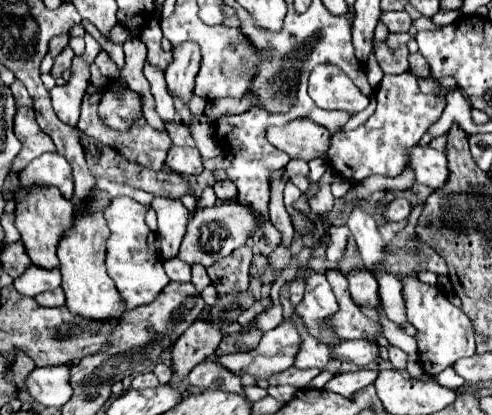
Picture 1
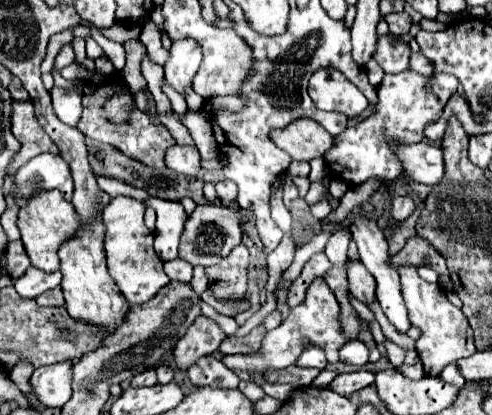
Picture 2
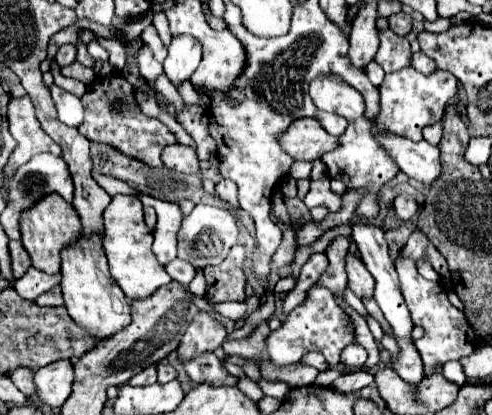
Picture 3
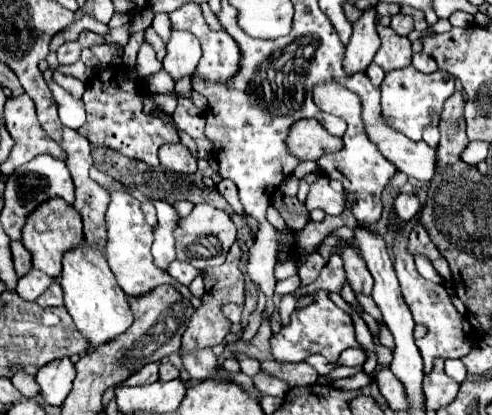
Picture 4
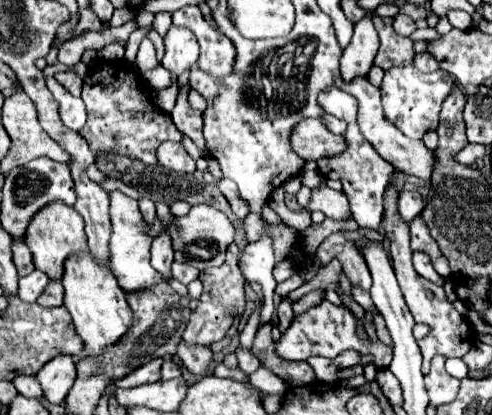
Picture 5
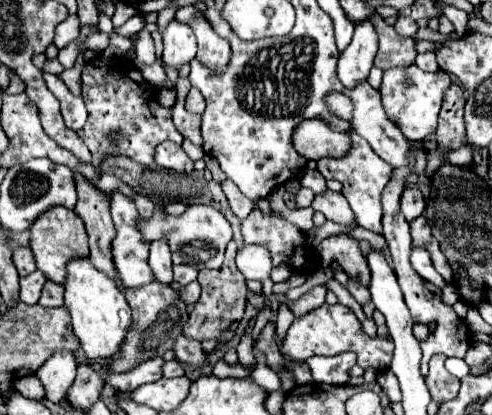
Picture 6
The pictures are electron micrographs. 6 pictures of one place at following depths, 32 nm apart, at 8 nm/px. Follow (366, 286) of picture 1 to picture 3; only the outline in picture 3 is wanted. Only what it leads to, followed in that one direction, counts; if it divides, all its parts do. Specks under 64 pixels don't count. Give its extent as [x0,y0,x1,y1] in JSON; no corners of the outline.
[346,252,374,298]

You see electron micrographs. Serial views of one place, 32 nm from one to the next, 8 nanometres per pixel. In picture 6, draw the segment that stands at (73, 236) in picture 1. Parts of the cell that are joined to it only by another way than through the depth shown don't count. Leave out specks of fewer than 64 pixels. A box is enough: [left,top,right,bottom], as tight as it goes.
[64,258,132,360]

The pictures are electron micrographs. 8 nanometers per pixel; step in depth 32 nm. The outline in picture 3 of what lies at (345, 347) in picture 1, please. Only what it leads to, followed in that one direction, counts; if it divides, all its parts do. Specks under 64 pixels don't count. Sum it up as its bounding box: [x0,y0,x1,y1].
[340,344,368,366]

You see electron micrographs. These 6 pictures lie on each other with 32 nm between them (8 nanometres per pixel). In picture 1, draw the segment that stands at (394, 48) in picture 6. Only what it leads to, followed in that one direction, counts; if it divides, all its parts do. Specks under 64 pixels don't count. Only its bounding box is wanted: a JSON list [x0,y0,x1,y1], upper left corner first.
[374,40,408,74]

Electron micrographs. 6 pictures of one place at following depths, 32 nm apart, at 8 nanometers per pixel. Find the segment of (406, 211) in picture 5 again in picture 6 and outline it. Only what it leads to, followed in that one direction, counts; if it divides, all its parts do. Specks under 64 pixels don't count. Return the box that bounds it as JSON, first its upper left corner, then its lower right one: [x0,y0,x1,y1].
[400,188,426,222]

